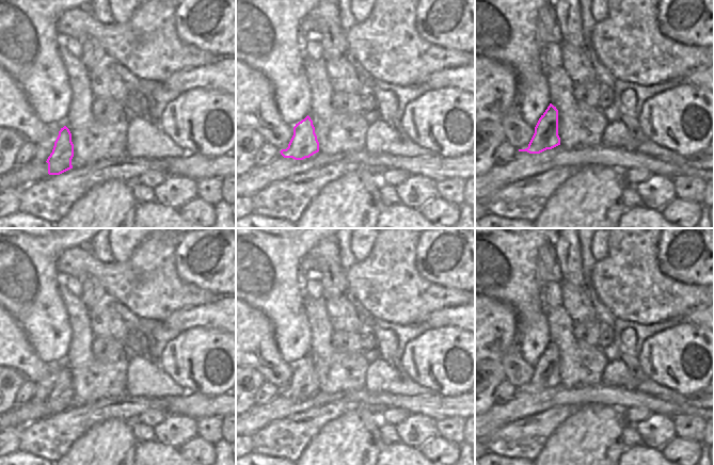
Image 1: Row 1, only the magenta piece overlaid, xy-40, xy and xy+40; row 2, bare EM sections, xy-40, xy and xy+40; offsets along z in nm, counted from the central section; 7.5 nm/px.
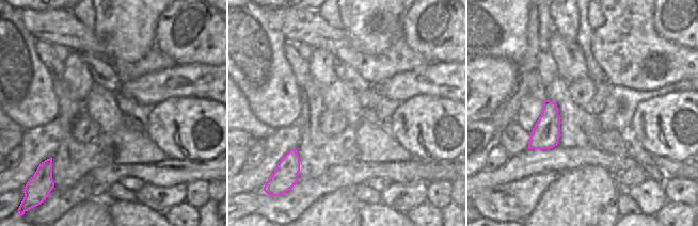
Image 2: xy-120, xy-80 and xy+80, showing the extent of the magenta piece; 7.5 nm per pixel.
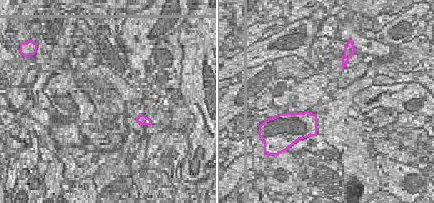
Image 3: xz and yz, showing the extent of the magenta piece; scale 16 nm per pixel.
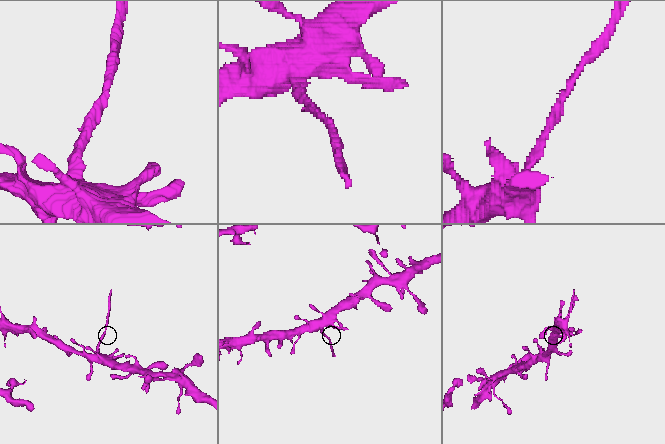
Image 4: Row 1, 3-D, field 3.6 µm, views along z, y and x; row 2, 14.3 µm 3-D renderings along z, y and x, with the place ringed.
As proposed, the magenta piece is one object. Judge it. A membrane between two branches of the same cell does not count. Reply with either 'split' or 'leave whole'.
split

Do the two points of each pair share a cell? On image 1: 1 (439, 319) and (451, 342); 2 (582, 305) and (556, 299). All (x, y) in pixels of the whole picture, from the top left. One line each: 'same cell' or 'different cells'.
1: different cells
2: different cells

